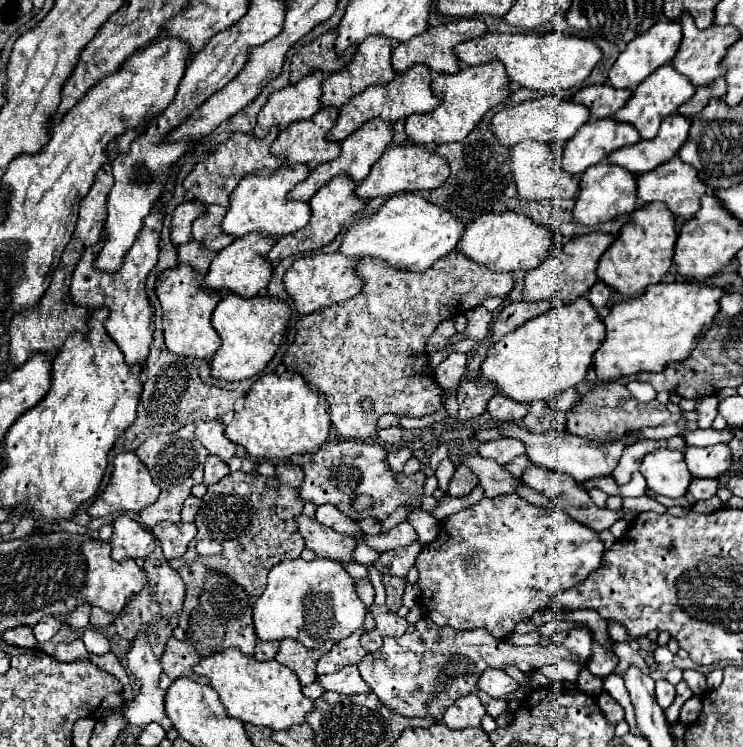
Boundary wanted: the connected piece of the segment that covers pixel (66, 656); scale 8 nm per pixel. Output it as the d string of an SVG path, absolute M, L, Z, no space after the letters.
M76 639L72 643L58 643L54 647L52 657L56 661L82 661L82 659L88 659L88 651L86 651L82 639Z

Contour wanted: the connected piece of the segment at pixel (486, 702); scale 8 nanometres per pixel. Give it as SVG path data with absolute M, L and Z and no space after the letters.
M478 691L478 697L480 697L480 701L482 701L482 705L486 707L486 713L490 715L490 717L498 717L500 713L504 713L506 711L506 701L502 701L502 699L492 699L488 693L482 693L482 691Z

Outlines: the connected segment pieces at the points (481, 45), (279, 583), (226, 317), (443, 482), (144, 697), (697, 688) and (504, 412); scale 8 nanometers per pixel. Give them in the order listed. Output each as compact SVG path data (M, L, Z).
M486 33L478 39L464 41L456 45L456 55L466 65L478 65L486 61L502 61L506 73L512 81L520 83L528 89L542 91L558 91L570 89L582 83L596 63L602 59L602 51L588 39L572 37L566 33L544 33L544 35L528 35L528 33Z
M290 559L282 561L268 573L268 585L254 605L254 627L260 641L280 641L286 637L298 639L308 649L318 647L318 641L340 641L362 629L366 605L356 595L356 581L348 575L340 561L332 559Z
M228 293L212 313L212 325L222 339L220 349L210 361L212 375L224 381L240 381L260 373L284 341L288 321L290 307L276 297L256 295L254 299L244 299L236 293Z
M450 459L440 461L440 465L438 465L438 469L434 471L434 475L438 477L440 489L446 493L446 491L448 491L448 483L450 483L450 479L452 479L452 475L454 475L454 465L452 465L452 461L450 461Z
M146 631L138 635L138 641L134 641L128 653L128 669L140 683L136 699L130 701L130 705L126 705L124 711L128 723L138 727L146 727L148 723L160 723L168 731L172 727L172 721L164 711L166 691L160 687L162 667L154 653L150 653L150 647L146 645Z
M686 669L684 671L684 681L690 685L690 689L694 691L694 695L698 697L704 697L708 687L706 687L706 677L700 673L700 671L694 671L694 669Z
M496 393L488 401L488 413L490 413L490 417L494 421L518 421L518 419L522 419L526 415L526 411L528 411L526 403L512 401L504 393Z

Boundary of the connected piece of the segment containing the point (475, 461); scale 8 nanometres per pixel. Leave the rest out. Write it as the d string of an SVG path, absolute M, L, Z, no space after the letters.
M464 455L460 459L472 473L480 477L480 485L484 489L484 497L498 497L504 493L514 493L520 479L514 479L502 465L490 459L482 459L480 455Z

